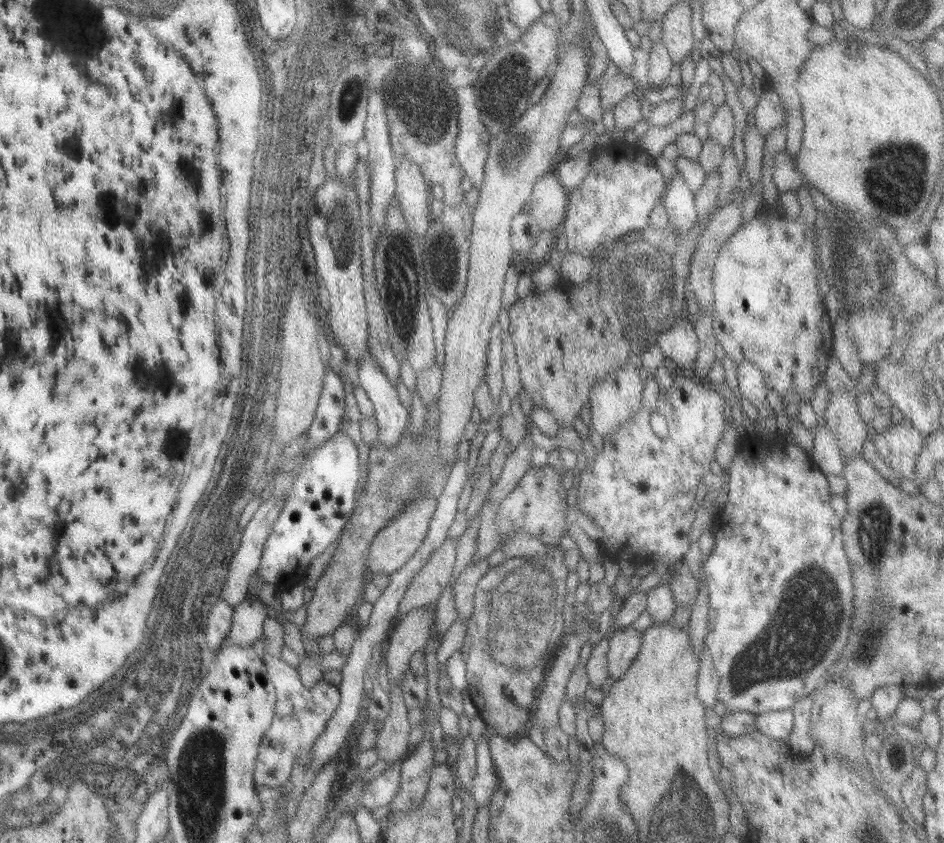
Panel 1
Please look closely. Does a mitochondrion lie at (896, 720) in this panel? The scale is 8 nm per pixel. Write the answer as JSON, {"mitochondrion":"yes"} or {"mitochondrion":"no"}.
{"mitochondrion":"no"}

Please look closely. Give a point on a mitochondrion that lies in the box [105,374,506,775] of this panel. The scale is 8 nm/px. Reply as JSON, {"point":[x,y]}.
{"point":[207,603]}

